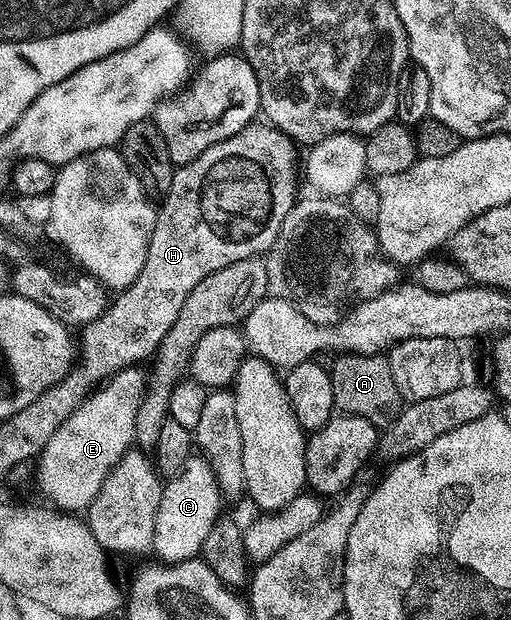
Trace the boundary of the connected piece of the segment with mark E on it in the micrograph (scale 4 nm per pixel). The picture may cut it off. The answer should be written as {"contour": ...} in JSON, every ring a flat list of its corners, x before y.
{"contour":[[134,366,119,370,114,376,109,377,96,390,89,393,82,400,77,409,51,434,51,442,41,451,37,468,37,479,41,482,41,488,48,503,54,509,65,514,77,514,88,509,89,503,99,494,105,479,111,474,113,467,123,458,123,454,130,451,135,444,135,418,139,414,139,408,145,398,147,389,146,373,141,373,140,367]]}

